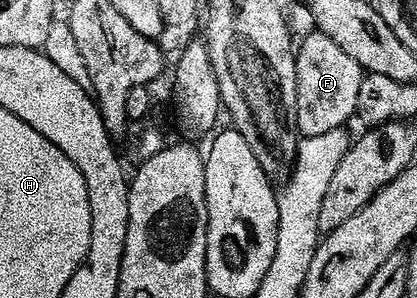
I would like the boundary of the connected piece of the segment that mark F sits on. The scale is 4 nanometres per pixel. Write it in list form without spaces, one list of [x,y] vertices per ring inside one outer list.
[[[312,32],[312,35],[305,40],[304,43],[299,43],[298,53],[296,54],[296,108],[294,111],[294,126],[297,131],[305,138],[313,138],[314,136],[326,136],[326,132],[334,132],[335,130],[343,130],[349,124],[348,121],[356,118],[356,109],[358,108],[359,93],[362,92],[363,82],[366,79],[366,71],[363,66],[359,66],[357,62],[350,56],[346,56],[346,52],[342,52],[340,48],[332,40],[327,38],[325,34]]]

